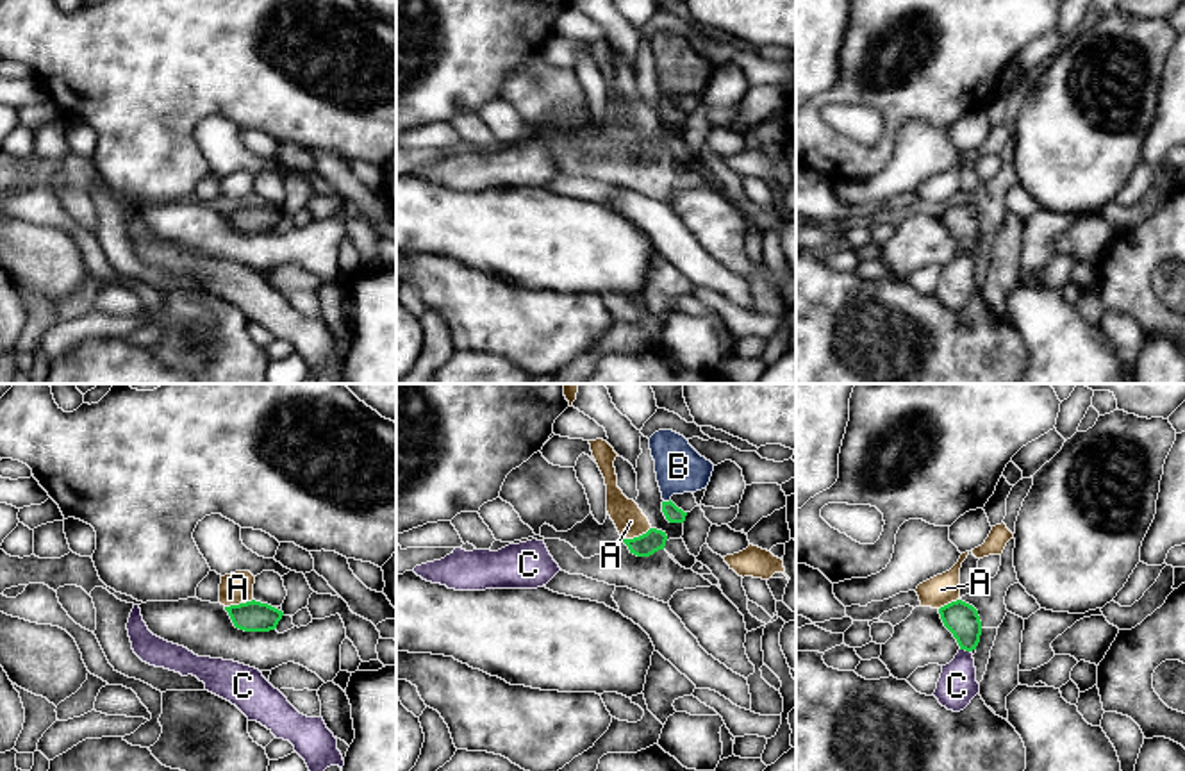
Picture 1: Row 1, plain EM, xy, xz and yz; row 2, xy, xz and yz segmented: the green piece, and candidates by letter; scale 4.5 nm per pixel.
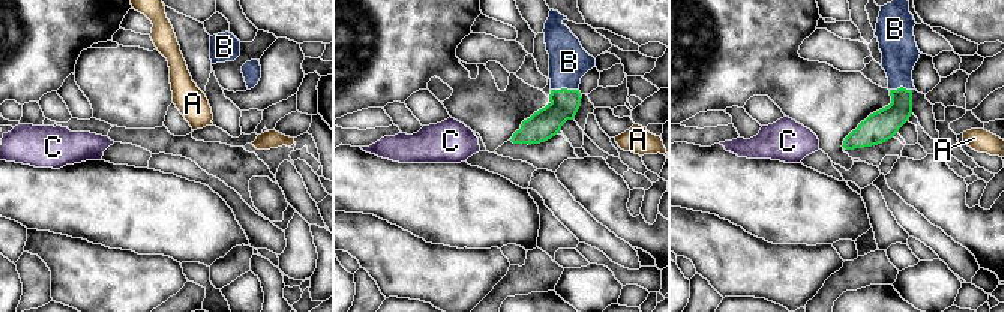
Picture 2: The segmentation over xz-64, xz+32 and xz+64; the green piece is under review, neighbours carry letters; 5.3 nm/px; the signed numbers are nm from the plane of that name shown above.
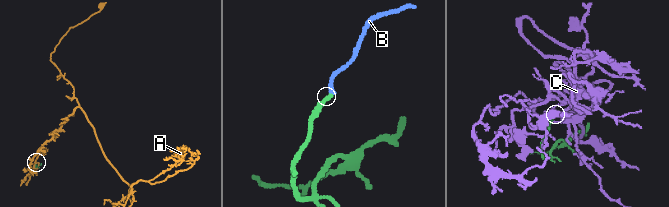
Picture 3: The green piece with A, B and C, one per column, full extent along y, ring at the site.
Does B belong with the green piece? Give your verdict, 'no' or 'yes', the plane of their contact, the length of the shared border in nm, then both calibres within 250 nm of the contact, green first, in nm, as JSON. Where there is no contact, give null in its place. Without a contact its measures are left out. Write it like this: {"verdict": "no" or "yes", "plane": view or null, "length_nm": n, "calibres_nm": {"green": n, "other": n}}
{"verdict": "yes", "plane": "xz", "length_nm": 40, "calibres_nm": {"green": 80, "other": 220}}

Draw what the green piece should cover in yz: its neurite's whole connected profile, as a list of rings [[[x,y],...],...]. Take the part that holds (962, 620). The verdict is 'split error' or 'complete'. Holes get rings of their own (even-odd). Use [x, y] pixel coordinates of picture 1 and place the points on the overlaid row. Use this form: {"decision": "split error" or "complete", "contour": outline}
{"decision": "complete", "contour": [[[951,601],[939,609],[944,626],[953,634],[960,650],[976,650],[982,635],[982,621],[978,610],[962,601]]]}

